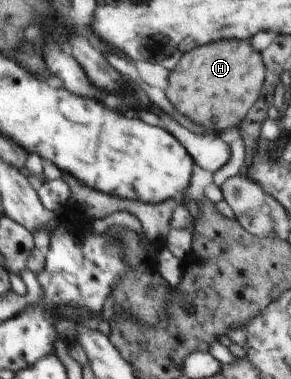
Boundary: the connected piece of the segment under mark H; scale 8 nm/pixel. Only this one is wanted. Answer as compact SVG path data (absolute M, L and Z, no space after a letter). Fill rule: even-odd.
M248 41L210 43L196 47L180 59L180 67L170 71L166 99L170 105L198 125L205 133L223 132L242 123L250 106L258 99L265 67L262 55Z

